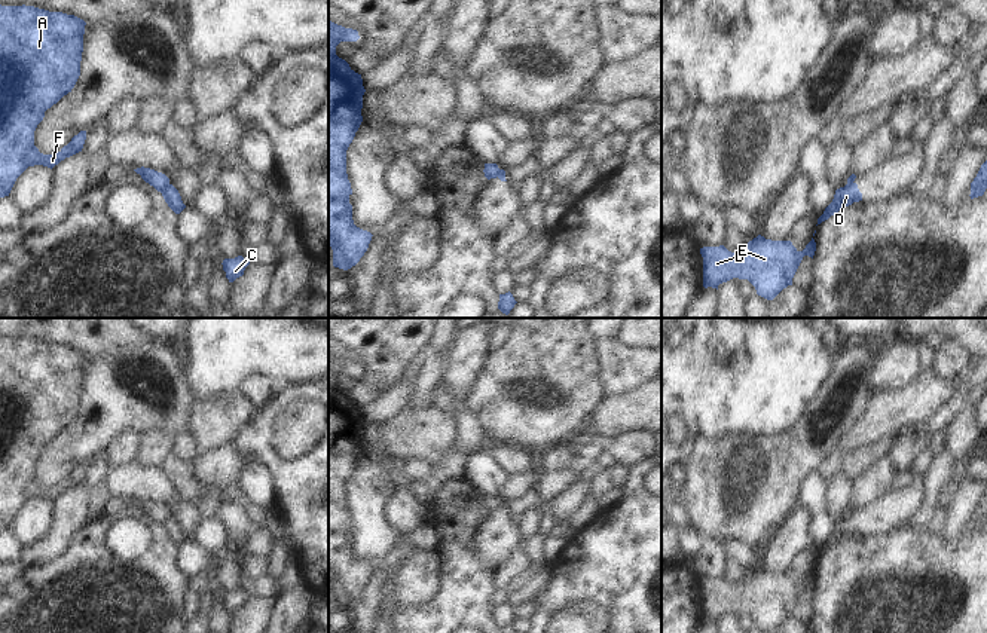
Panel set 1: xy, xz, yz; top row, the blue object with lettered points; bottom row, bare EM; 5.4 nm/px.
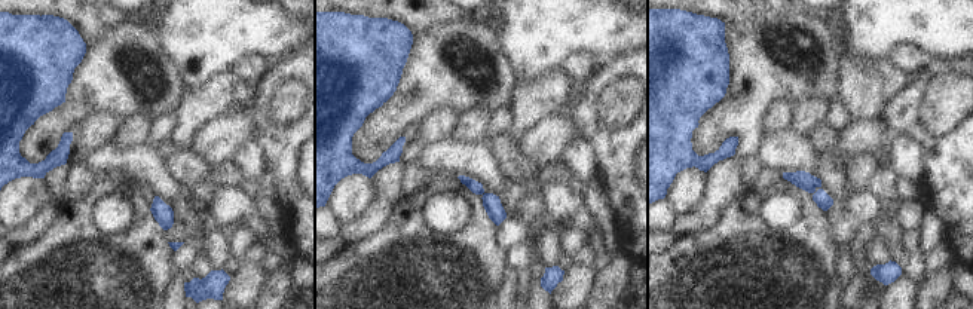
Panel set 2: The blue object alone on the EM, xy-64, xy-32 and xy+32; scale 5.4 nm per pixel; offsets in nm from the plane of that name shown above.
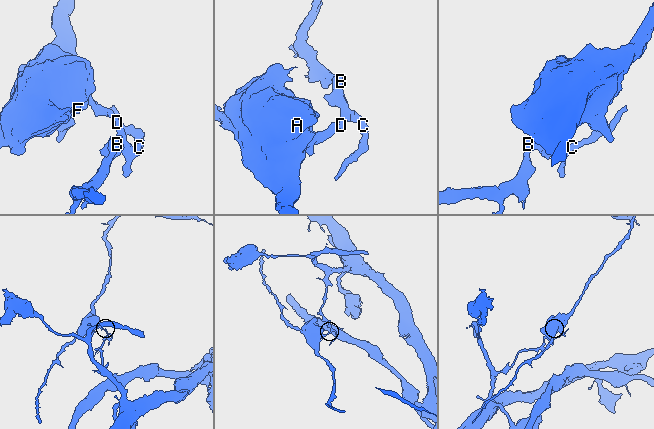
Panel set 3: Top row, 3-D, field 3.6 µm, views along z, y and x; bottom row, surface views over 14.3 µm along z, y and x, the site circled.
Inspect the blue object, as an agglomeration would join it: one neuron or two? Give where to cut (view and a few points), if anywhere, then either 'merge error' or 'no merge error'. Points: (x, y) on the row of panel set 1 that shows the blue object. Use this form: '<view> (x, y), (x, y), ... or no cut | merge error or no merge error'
xy (168, 183), (161, 192) | merge error

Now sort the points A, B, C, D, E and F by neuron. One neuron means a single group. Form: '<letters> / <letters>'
A F / B C D E

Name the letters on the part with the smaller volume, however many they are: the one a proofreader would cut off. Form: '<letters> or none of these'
A, F

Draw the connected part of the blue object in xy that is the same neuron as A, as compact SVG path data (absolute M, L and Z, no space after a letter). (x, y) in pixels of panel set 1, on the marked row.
M0 4L0 198L9 196L16 178L34 165L54 168L65 158L82 152L86 131L80 131L55 155L43 155L34 146L34 131L45 111L71 92L79 76L86 22L74 15L49 12L34 6Z

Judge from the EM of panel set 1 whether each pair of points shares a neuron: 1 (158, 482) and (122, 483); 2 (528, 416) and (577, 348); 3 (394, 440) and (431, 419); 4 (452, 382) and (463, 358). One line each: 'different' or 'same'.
1: same
2: same
3: same
4: same

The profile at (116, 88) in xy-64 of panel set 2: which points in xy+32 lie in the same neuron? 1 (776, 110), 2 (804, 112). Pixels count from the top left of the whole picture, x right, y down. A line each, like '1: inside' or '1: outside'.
1: outside
2: outside

